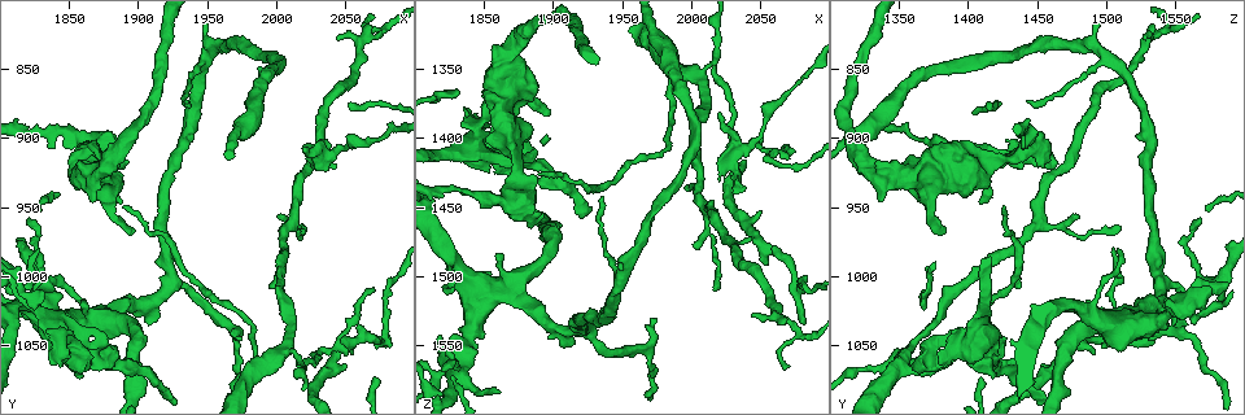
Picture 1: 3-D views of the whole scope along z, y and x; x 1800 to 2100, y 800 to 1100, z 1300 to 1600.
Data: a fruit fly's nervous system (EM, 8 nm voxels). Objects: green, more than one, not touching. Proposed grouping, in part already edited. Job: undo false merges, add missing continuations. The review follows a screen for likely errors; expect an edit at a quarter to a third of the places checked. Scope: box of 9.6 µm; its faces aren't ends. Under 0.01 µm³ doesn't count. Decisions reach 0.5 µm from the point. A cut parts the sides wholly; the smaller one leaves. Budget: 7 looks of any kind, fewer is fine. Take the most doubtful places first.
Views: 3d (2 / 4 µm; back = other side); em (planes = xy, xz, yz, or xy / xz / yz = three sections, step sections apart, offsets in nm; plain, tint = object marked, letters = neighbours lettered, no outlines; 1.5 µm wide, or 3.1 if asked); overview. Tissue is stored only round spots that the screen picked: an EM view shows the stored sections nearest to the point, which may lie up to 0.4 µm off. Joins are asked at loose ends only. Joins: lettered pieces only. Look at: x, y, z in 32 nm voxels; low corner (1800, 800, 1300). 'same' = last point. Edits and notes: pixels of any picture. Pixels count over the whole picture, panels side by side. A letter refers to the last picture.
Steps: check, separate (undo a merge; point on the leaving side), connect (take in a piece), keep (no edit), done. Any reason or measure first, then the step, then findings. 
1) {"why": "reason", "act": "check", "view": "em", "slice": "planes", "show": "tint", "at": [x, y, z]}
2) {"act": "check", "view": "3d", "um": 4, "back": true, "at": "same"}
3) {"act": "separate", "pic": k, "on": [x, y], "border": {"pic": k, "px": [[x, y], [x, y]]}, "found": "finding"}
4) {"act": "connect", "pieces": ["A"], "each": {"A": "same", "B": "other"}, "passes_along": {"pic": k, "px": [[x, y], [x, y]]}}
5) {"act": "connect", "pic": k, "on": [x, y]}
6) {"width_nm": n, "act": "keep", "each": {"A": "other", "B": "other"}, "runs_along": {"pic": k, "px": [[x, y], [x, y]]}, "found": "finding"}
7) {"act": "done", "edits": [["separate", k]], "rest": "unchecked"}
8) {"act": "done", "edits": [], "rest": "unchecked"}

{"act": "check", "view": "3d", "um": 4, "at": [2022, 906, 1382]}

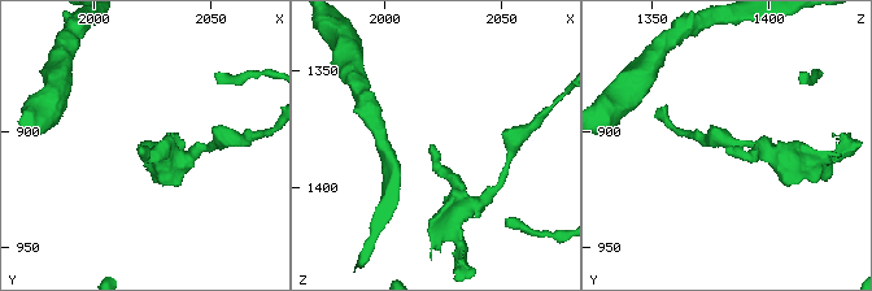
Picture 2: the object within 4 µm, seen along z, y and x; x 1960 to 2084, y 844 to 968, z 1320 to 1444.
{"why": "need the tissue", "act": "check", "view": "em", "slice": "planes", "show": "letters", "at": [2020, 907, 1384]}

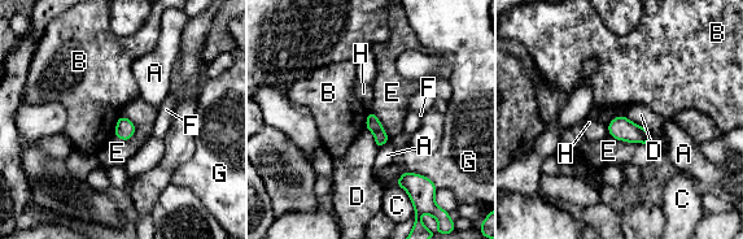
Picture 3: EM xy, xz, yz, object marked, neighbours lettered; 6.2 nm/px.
{"act": "keep", "each": {"A": "other", "B": "other", "C": "other", "D": "other", "E": "other", "F": "other", "G": "other", "H": "other"}, "border": {"pic": 3, "px": [[121, 114], [113, 135]]}, "found": "none of them fits"}

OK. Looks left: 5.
{"why": "end of a long branch", "act": "check", "view": "3d", "um": 2, "at": [2070, 1010, 1416]}

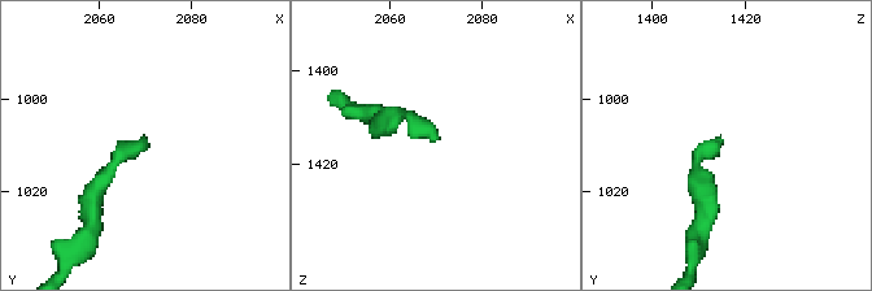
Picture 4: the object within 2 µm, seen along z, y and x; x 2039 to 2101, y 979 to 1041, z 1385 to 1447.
{"why": "shape alone is not enough", "act": "check", "view": "em", "slice": "planes", "show": "letters", "at": [2071, 1009, 1414]}

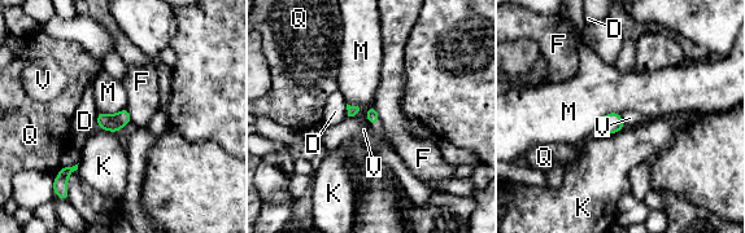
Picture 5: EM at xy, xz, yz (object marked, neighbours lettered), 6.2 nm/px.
{"act": "keep", "each": {"D": "other", "F": "other", "K": "other", "M": "other", "Q": "other", "V": "other"}, "border": {"pic": 5, "px": [[373, 105], [380, 119]]}, "found": "none of them fits"}

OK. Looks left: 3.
{"why": "free end", "act": "check", "view": "em", "slice": "planes", "show": "tint", "at": [1896, 970, 1382]}

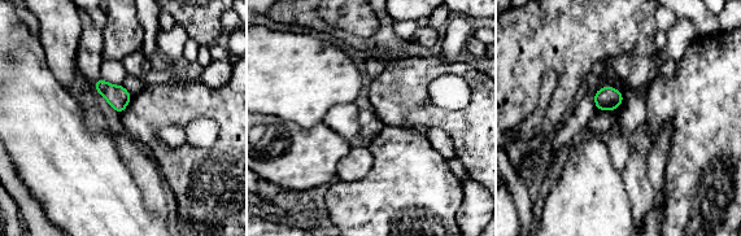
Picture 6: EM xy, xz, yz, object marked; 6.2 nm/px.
{"why": "see the neighbours", "act": "check", "view": "em", "slice": "planes", "show": "letters", "at": "same"}

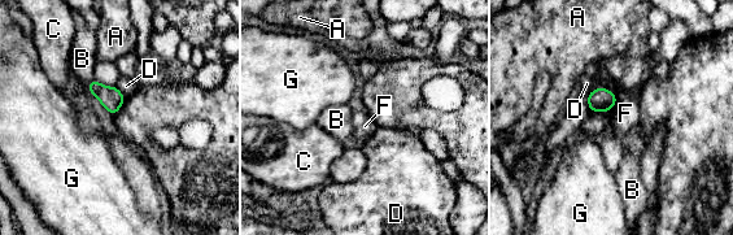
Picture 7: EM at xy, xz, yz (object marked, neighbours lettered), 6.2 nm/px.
{"width_nm": 140, "act": "keep", "each": {"A": "other", "B": "other", "C": "other", "D": "other", "F": "other", "G": "other"}, "found": "none of them fits"}

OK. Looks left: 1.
{"act": "done", "edits": [], "rest": "unchecked"}

